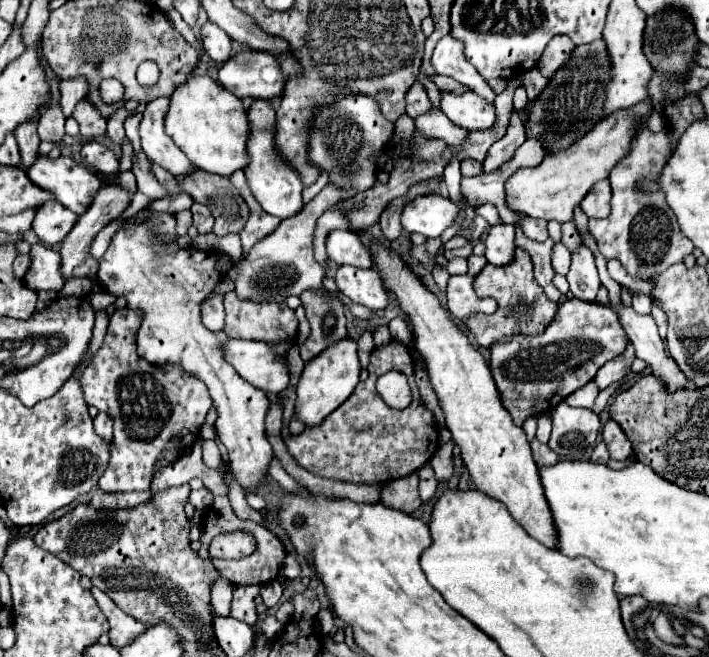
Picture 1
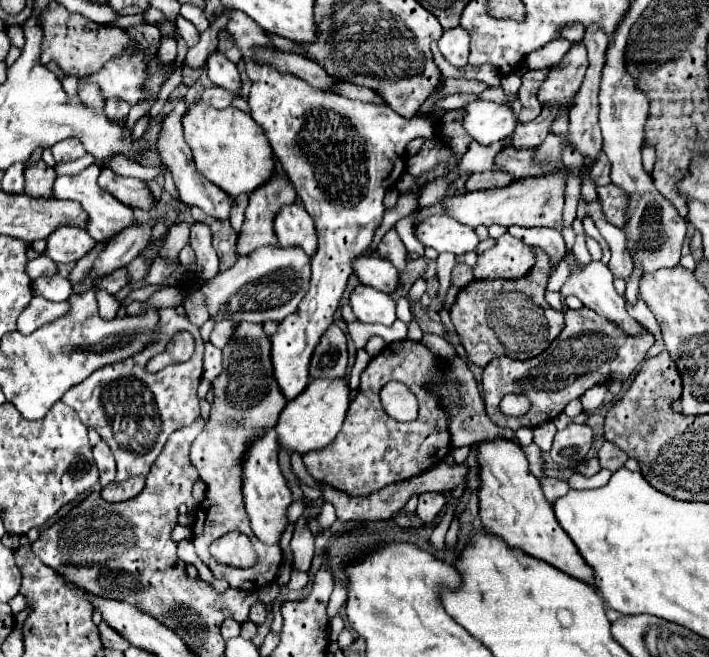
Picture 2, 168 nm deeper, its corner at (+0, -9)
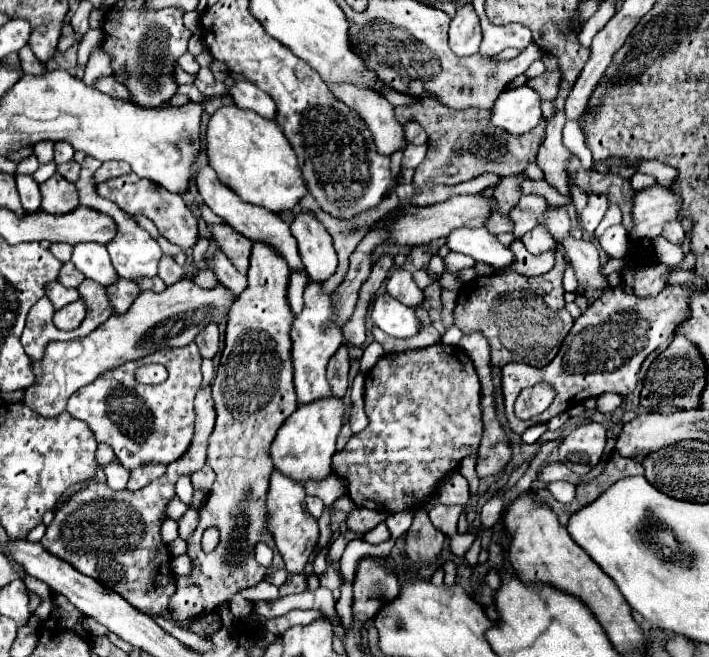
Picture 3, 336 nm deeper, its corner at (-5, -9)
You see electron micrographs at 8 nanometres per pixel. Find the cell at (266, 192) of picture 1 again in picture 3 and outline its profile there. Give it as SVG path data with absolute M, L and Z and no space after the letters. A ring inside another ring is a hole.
M300 213L292 221L290 231L298 241L300 257L310 281L326 281L332 277L338 267L338 257L326 227L316 217Z

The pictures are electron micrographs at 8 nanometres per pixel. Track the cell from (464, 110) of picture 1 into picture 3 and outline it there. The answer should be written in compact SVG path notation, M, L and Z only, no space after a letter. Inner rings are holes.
M528 85L506 89L492 109L492 125L512 135L522 135L540 123L540 103L542 97Z

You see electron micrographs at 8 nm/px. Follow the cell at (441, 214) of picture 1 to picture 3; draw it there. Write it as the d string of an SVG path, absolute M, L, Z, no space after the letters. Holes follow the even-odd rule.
M486 227L452 231L448 237L448 247L452 251L474 257L476 261L484 261L494 269L510 267L516 261L514 253L506 245L502 245L498 237L492 235Z

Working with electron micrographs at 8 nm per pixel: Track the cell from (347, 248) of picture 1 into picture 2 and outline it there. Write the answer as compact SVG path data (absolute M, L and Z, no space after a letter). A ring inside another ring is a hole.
M363 253L351 259L351 269L353 269L353 275L363 285L375 287L379 291L391 293L399 285L399 275L397 275L397 269L391 265L391 261L377 259Z

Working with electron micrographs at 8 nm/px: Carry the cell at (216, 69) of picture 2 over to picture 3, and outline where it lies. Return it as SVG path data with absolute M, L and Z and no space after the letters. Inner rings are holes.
M236 81L230 95L238 107L250 109L266 119L276 119L274 101L264 91L260 91L256 85L250 85L248 81Z

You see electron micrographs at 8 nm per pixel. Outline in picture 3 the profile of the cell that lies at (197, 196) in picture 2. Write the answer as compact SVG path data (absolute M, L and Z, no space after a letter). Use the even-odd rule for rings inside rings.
M210 165L202 167L202 171L200 171L198 177L196 177L196 185L198 185L198 191L200 191L204 203L206 203L216 215L220 215L230 227L234 227L238 233L242 233L244 237L248 237L252 243L258 243L258 241L260 241L260 243L266 243L266 245L274 247L276 253L280 253L280 255L286 259L286 263L288 263L288 267L290 267L292 271L304 271L302 259L300 259L300 255L298 255L296 239L292 237L288 223L284 223L280 215L276 215L276 213L272 213L272 211L268 211L268 209L264 209L264 207L256 207L256 205L252 205L252 203L248 203L248 201L244 201L244 199L240 199L228 185L224 185L224 183L218 179L216 171L214 171Z

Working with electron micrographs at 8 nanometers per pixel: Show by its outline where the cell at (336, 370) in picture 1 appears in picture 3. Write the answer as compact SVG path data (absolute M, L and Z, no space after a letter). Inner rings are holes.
M338 397L314 401L308 405L298 405L298 409L278 429L274 443L270 447L274 469L278 469L282 475L298 483L326 479L332 473L330 465L332 465L332 455L336 453L336 437L340 433L342 415L344 415L344 401Z

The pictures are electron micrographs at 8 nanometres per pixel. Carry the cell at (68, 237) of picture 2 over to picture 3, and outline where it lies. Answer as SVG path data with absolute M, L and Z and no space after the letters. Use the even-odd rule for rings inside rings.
M80 243L74 245L72 253L72 263L88 277L94 279L96 283L108 287L118 281L118 273L110 263L110 255L106 247L96 245L96 243Z

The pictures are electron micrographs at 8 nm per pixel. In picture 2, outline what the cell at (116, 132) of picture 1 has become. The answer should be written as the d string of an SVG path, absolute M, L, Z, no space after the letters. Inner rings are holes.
M107 99L105 101L105 113L111 121L115 121L117 125L123 125L123 121L127 119L127 113L129 113L129 105L121 99Z

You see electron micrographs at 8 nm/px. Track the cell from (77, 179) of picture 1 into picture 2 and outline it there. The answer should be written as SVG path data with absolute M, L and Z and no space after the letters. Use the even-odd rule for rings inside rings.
M89 165L85 171L77 173L77 175L59 175L53 183L53 195L59 197L59 199L71 199L71 201L79 201L83 211L87 213L87 233L95 239L95 241L107 241L109 237L117 235L121 229L137 223L135 217L133 217L133 209L123 205L121 201L117 201L115 197L111 197L111 193L99 189L97 185L97 177L99 177L99 165Z

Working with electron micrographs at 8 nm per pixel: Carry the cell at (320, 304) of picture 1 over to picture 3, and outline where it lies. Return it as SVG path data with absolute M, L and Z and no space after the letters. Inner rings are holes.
M338 349L328 363L328 381L336 397L344 397L348 389L348 349Z

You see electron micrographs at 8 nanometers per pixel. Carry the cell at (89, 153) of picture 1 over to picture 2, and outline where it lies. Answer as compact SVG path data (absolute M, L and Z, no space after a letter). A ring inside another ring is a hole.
M103 167L101 175L99 175L99 187L109 191L115 199L119 199L121 203L129 205L129 207L141 207L141 209L151 209L151 205L155 203L151 191L147 189L147 185L139 179L133 177L123 177L117 175L113 169Z

